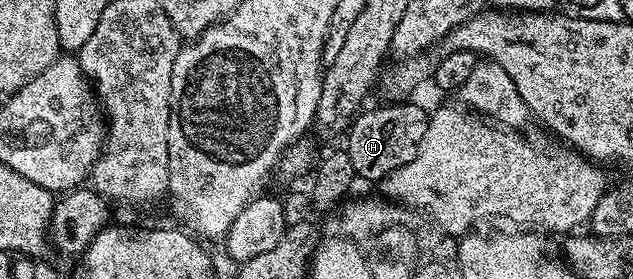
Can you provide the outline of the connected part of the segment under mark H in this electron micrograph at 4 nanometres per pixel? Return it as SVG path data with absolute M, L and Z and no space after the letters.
M397 100L385 105L389 106L377 106L374 110L358 113L347 131L347 149L357 178L370 178L373 184L380 183L391 172L403 168L403 164L415 160L429 123L430 111L416 106L413 100Z

